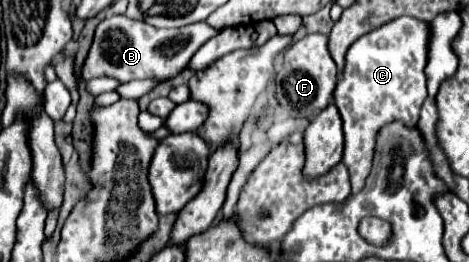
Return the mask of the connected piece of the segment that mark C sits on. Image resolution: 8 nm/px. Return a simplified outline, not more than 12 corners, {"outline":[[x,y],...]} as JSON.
{"outline":[[401,16],[349,48],[333,98],[353,194],[381,128],[413,128],[431,24]]}

